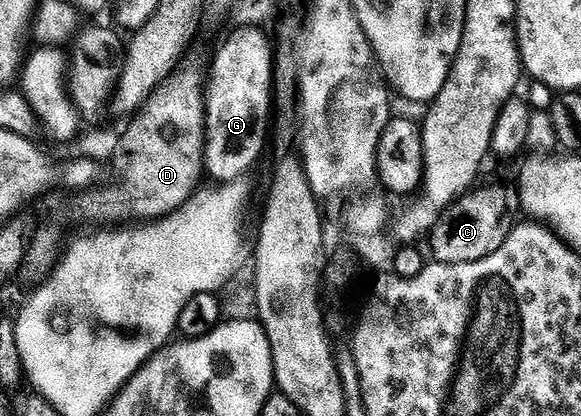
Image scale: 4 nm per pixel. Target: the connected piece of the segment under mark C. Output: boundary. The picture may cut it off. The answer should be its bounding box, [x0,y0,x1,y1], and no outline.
[430,185,508,265]

